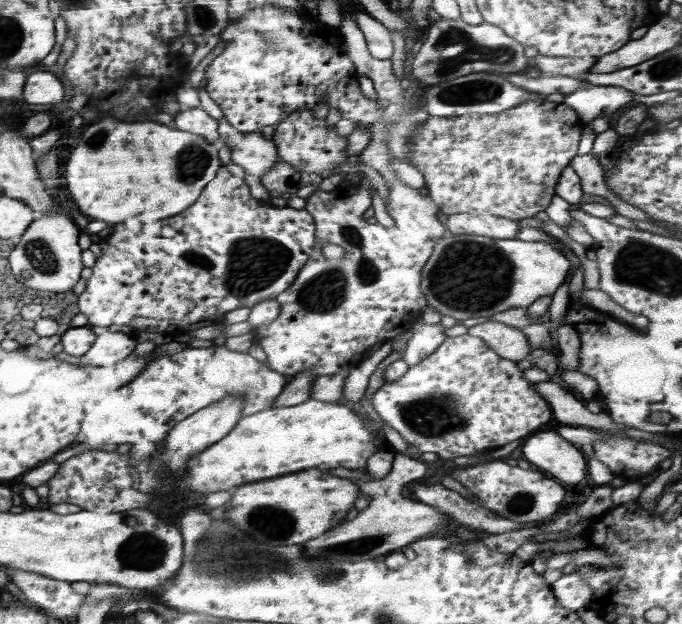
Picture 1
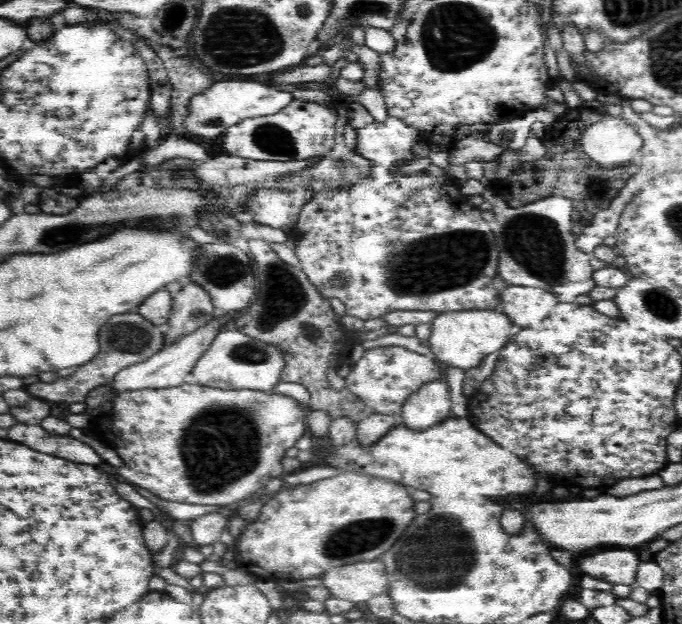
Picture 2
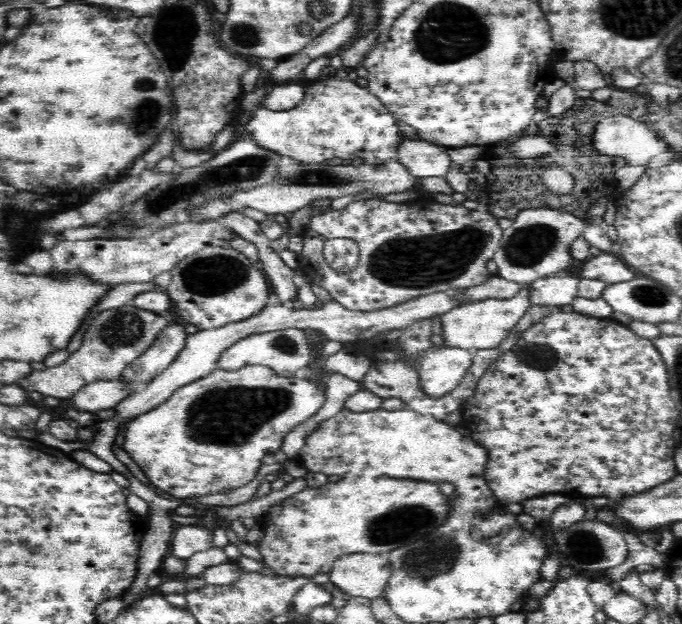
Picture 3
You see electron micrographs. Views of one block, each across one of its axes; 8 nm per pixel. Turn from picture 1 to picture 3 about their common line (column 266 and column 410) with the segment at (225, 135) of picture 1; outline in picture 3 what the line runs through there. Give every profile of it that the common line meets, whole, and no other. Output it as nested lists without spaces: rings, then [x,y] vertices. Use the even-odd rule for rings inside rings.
[[[407,139],[398,144],[398,161],[404,164],[412,176],[446,176],[452,160],[442,145],[422,139]]]

